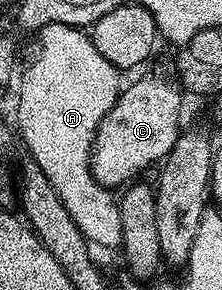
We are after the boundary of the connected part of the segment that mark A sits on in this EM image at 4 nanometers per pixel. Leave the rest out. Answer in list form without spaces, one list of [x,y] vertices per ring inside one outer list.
[[[51,22],[38,31],[38,38],[40,38],[40,55],[33,60],[28,66],[28,71],[24,74],[24,79],[20,82],[20,99],[16,102],[16,122],[18,127],[18,138],[24,141],[24,146],[28,149],[28,154],[31,161],[39,168],[39,170],[46,176],[46,180],[50,180],[50,184],[54,188],[54,192],[58,192],[58,200],[62,200],[62,204],[66,208],[66,212],[70,212],[70,220],[74,220],[74,224],[78,224],[78,228],[82,232],[82,236],[88,239],[93,247],[96,246],[120,246],[122,240],[122,216],[120,215],[120,203],[114,197],[113,191],[109,187],[98,184],[98,180],[94,180],[92,175],[92,145],[96,139],[98,128],[102,124],[102,120],[106,116],[106,112],[110,112],[110,108],[114,108],[116,99],[122,93],[122,78],[121,71],[116,69],[114,64],[110,64],[110,60],[106,60],[106,56],[102,56],[102,52],[98,52],[98,48],[94,48],[91,37],[81,27],[71,26],[70,24],[58,24]]]

